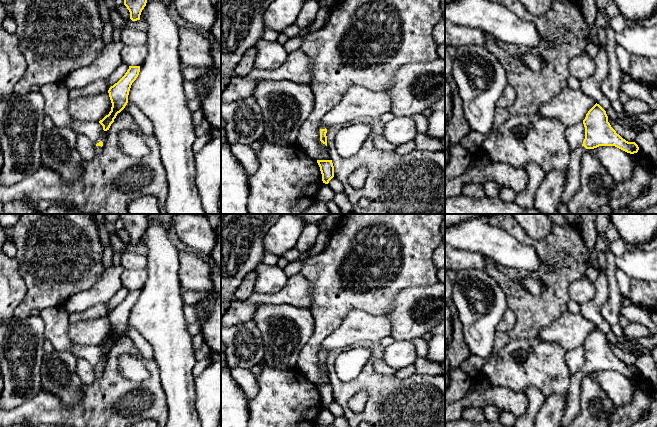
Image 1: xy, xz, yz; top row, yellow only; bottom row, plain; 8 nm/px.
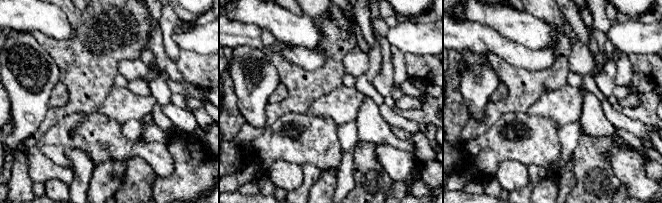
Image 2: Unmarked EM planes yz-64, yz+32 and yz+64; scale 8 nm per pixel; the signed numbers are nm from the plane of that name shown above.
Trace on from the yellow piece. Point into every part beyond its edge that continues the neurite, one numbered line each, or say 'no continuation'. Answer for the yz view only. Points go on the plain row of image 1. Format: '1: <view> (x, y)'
1: yz (572, 408)

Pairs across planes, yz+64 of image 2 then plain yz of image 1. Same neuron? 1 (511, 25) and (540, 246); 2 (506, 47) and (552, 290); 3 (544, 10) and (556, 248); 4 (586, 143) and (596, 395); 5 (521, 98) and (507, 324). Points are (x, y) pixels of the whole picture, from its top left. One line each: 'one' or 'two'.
1: two
2: two
3: two
4: one
5: two

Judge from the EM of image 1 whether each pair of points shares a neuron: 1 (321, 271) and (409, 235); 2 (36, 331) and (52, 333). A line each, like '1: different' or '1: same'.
1: same
2: different

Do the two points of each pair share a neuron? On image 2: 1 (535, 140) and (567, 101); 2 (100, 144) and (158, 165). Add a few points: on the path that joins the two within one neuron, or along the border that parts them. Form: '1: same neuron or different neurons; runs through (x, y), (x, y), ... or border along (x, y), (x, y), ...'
1: different neurons; border along (528, 114), (546, 117), (559, 126)
2: same neuron; runs through (114, 145), (120, 148), (141, 148), (144, 151)

